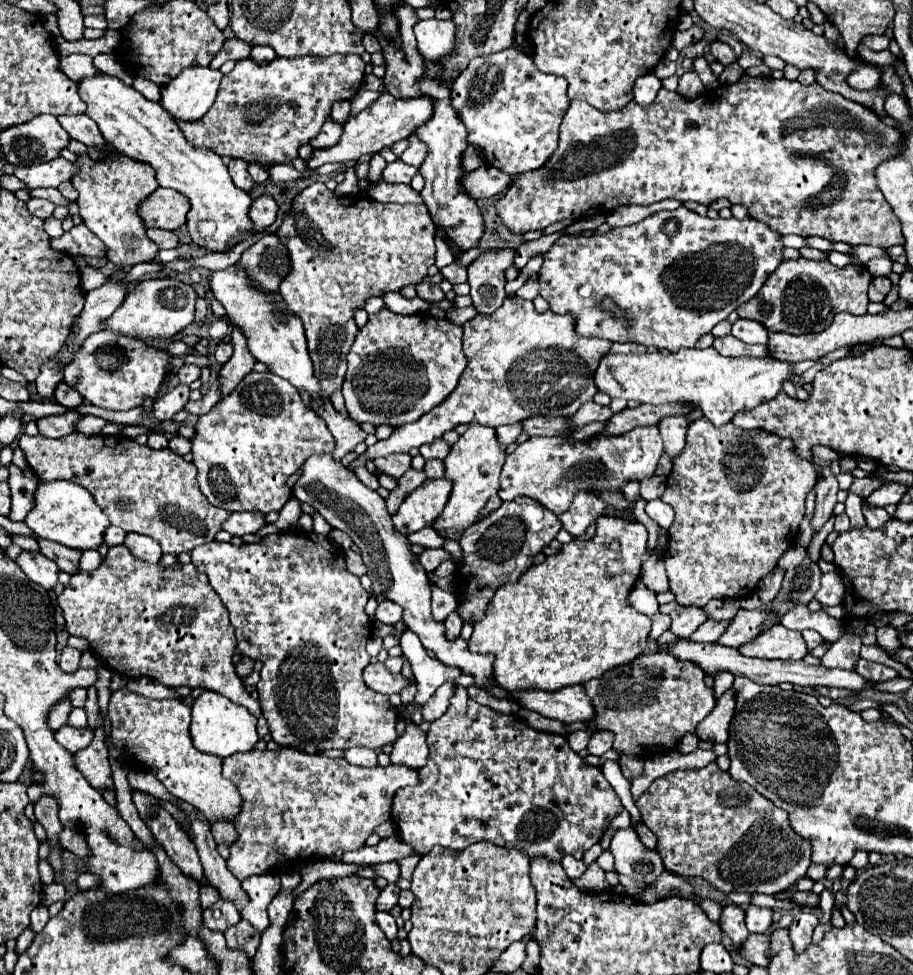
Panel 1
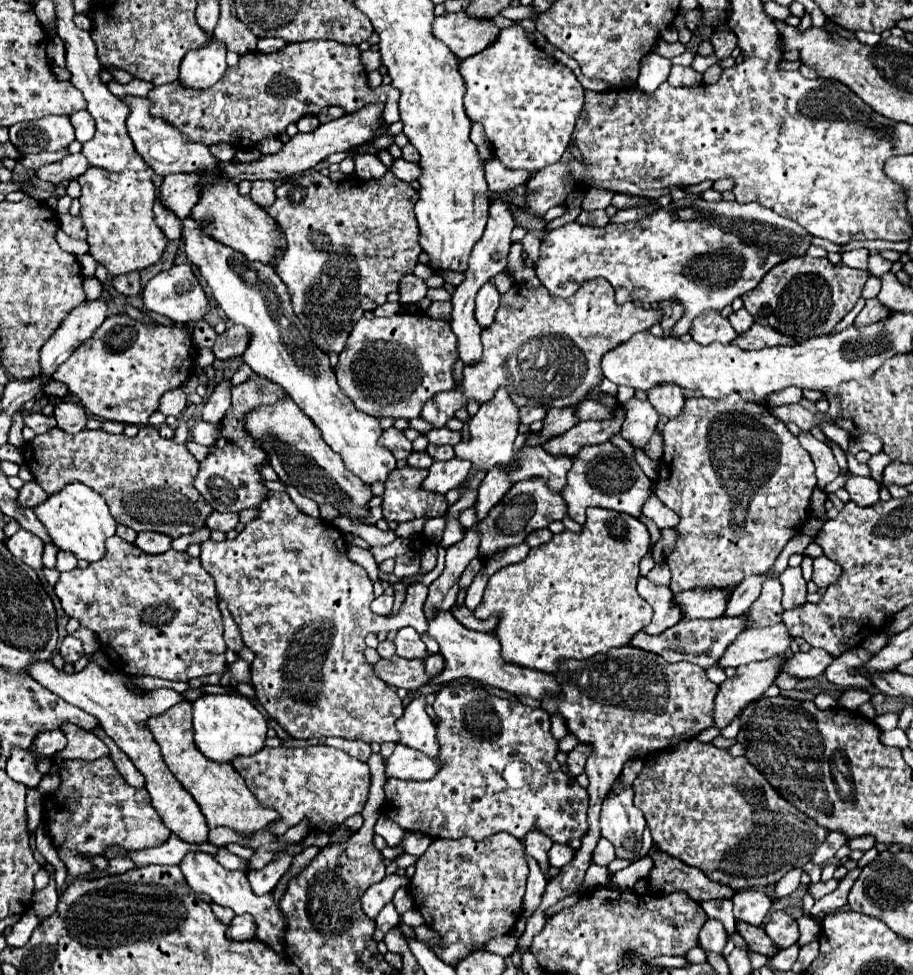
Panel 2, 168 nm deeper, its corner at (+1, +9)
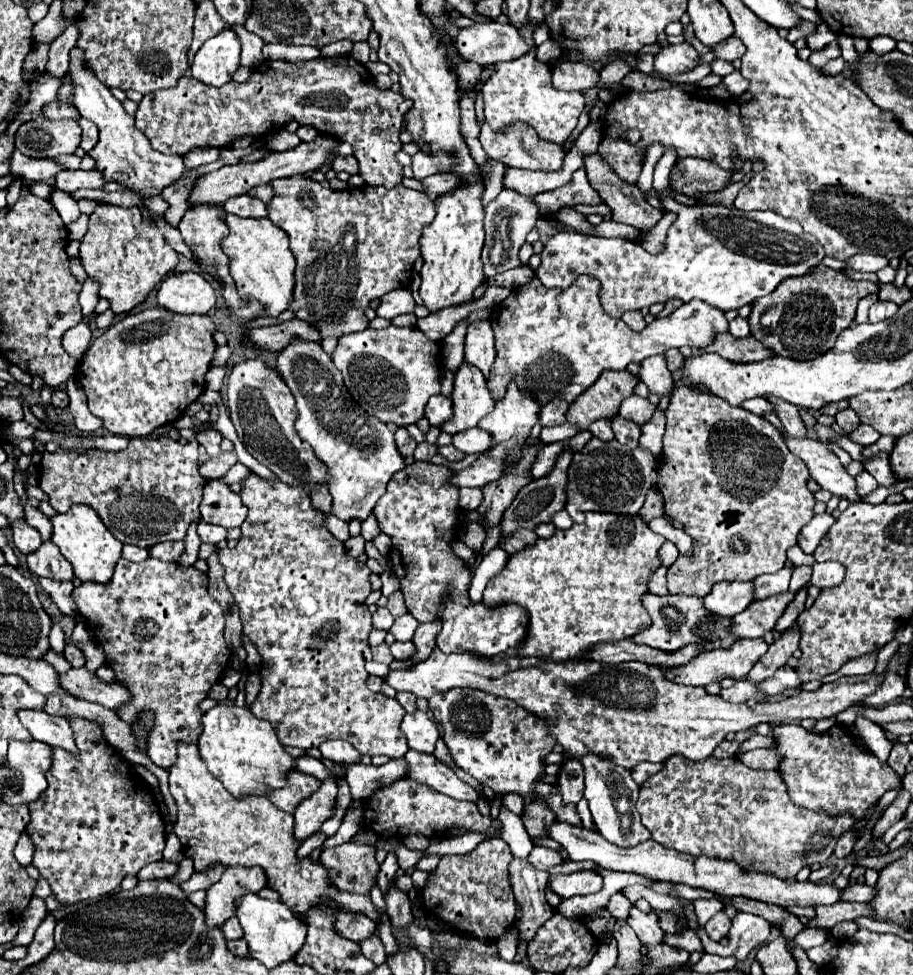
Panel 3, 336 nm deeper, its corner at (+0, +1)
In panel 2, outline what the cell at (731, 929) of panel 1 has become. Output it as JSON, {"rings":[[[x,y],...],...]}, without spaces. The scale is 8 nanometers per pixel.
{"rings":[[[740,922],[736,924],[738,928],[738,934],[746,940],[746,944],[750,946],[750,950],[754,952],[760,952],[764,954],[766,958],[772,958],[776,954],[776,944],[766,936],[766,932],[762,928],[756,928],[756,926],[748,926],[746,922]]]}

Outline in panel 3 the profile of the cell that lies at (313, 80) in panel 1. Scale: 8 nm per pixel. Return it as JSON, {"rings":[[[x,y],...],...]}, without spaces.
{"rings":[[[319,56],[307,62],[265,60],[253,70],[247,82],[235,84],[231,80],[221,88],[205,86],[185,74],[175,88],[143,96],[135,120],[155,150],[177,156],[185,156],[201,146],[225,148],[239,136],[261,140],[295,120],[317,128],[321,134],[349,142],[355,148],[353,156],[359,162],[363,180],[369,186],[393,188],[403,178],[395,152],[401,150],[399,132],[409,108],[411,102],[399,92],[375,88],[367,68],[353,56]]]}

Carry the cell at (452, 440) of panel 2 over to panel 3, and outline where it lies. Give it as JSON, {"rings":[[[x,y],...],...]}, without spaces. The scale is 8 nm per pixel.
{"rings":[[[471,428],[467,432],[459,432],[453,436],[453,446],[457,450],[461,450],[463,454],[481,454],[485,450],[489,450],[489,434],[485,430],[477,430],[477,428]]]}

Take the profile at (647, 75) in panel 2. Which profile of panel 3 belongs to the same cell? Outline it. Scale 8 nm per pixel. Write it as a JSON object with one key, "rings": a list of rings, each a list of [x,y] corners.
{"rings":[[[689,42],[671,44],[671,46],[663,46],[663,50],[655,56],[653,70],[659,76],[677,76],[687,70],[693,70],[697,66],[697,60],[699,54]]]}

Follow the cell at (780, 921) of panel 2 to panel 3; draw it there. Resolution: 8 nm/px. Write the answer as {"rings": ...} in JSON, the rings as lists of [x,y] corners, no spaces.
{"rings":[[[805,928],[801,934],[797,934],[795,938],[787,940],[787,948],[793,950],[795,946],[803,948],[803,950],[809,950],[809,948],[815,948],[819,944],[823,944],[827,940],[827,930],[819,930],[819,928]]]}

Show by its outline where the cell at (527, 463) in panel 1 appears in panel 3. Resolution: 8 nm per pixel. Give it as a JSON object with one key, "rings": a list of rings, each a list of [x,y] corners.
{"rings":[[[629,396],[623,400],[621,404],[621,410],[619,410],[619,416],[631,420],[631,422],[637,422],[637,426],[643,426],[651,420],[655,412],[655,406],[647,400],[647,398],[641,398],[641,396]]]}

